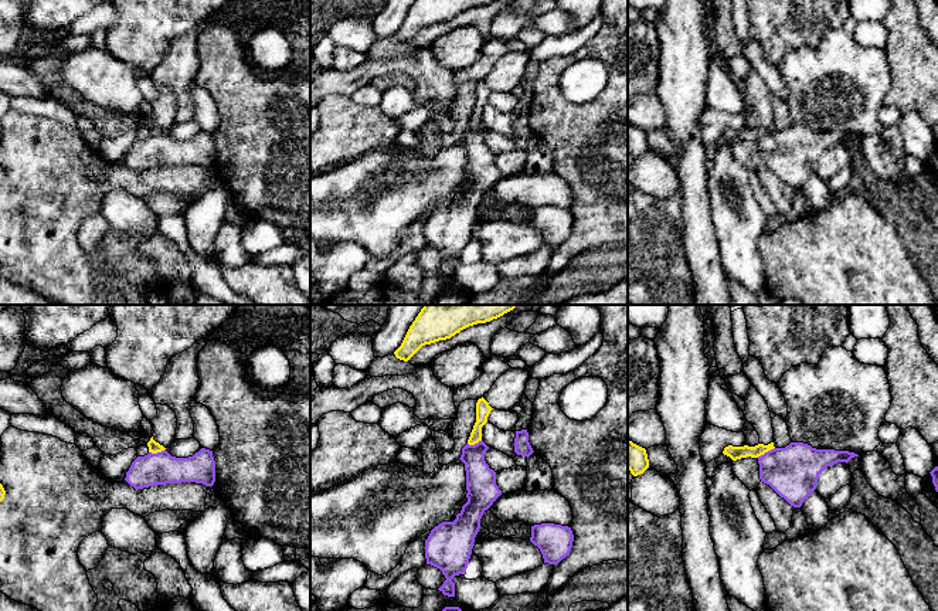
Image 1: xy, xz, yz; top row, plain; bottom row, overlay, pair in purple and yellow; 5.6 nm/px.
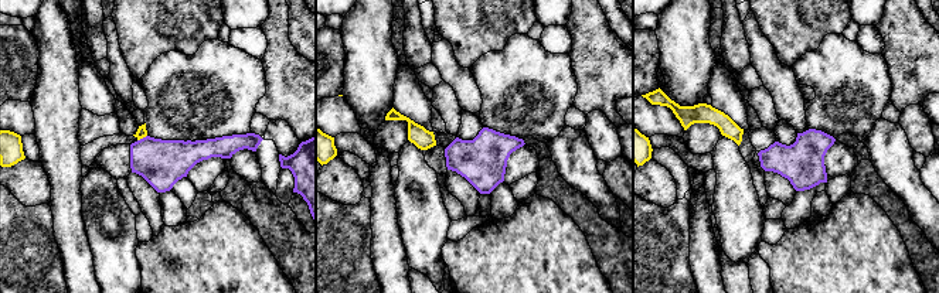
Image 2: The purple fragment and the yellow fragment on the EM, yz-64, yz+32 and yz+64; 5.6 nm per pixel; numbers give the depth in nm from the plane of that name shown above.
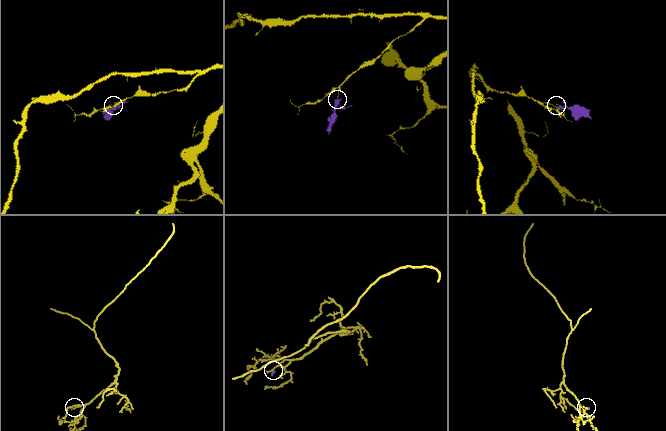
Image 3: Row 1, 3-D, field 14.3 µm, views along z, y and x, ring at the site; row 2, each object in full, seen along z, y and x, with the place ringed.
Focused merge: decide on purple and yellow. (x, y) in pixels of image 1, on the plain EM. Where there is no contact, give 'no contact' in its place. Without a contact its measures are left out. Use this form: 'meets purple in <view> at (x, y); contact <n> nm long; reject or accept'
meets purple in yz at (765, 135); contact 120 nm long; reject

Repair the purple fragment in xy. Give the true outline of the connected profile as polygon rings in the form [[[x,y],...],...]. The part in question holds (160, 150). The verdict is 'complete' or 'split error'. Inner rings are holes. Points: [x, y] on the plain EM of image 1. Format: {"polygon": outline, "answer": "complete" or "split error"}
{"polygon": [[[205,130],[188,140],[171,139],[166,132],[157,136],[149,135],[132,145],[125,163],[135,172],[181,164],[213,169],[215,143],[213,133]]], "answer": "complete"}

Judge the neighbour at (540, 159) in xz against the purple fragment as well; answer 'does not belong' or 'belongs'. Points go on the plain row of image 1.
does not belong

